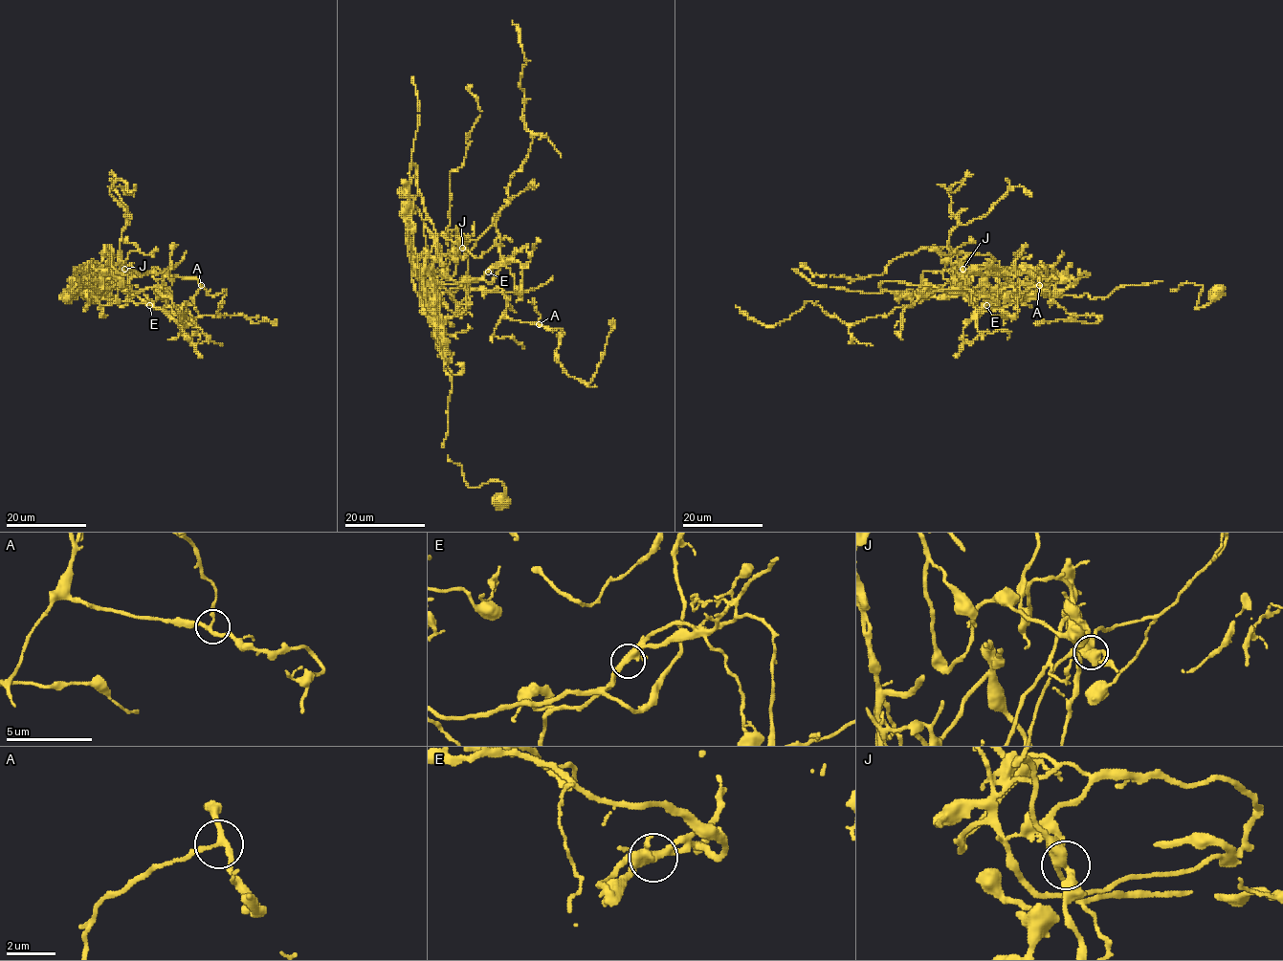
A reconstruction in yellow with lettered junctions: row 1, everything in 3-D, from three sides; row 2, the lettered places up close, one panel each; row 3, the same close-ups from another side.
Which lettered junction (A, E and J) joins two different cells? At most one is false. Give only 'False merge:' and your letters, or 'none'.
False merge: E

